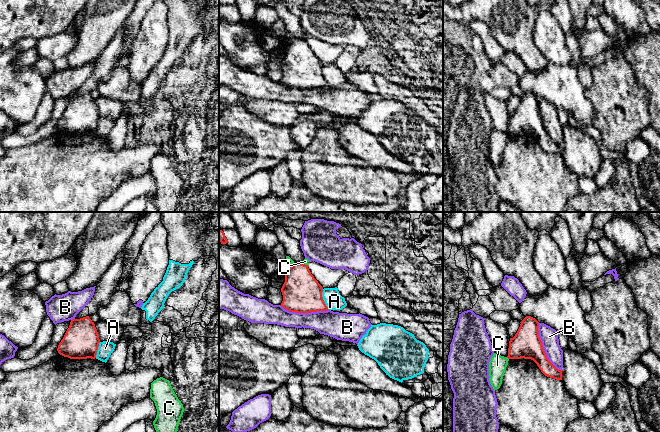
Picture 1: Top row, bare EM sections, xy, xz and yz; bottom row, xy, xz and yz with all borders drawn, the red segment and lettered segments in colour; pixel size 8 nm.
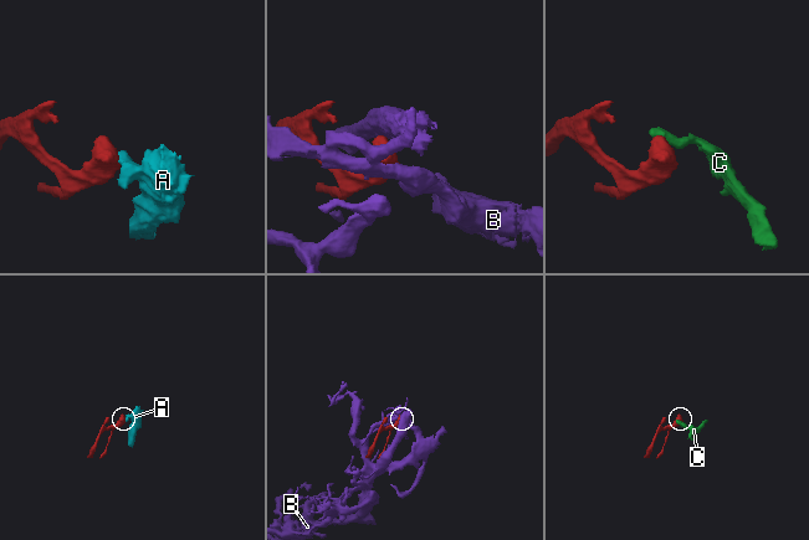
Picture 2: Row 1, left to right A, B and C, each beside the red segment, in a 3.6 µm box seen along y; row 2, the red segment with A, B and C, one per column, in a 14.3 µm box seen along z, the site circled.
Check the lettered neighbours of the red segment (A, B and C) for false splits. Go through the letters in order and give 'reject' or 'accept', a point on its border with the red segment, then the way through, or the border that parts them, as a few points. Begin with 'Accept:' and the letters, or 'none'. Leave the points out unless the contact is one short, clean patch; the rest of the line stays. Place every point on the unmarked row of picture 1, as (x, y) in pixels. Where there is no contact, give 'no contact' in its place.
Accept: none
A: reject; contact xz (322, 75); border xz (322, 65), (322, 75), (329, 85)
B: reject; contact yz (542, 124)
C: reject; contact xz (304, 40); border xz (301, 39), (307, 41)

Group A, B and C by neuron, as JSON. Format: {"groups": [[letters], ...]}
{"groups": [["A"], ["B", "C"]]}

